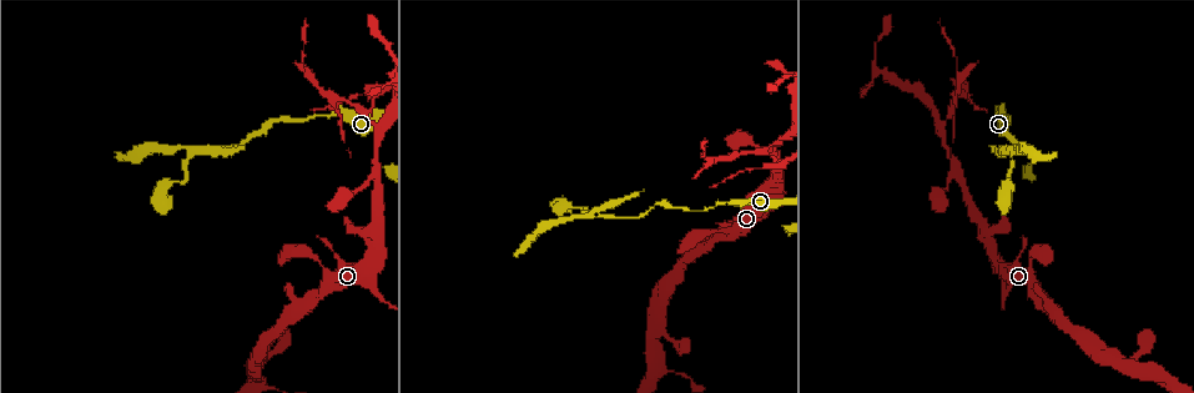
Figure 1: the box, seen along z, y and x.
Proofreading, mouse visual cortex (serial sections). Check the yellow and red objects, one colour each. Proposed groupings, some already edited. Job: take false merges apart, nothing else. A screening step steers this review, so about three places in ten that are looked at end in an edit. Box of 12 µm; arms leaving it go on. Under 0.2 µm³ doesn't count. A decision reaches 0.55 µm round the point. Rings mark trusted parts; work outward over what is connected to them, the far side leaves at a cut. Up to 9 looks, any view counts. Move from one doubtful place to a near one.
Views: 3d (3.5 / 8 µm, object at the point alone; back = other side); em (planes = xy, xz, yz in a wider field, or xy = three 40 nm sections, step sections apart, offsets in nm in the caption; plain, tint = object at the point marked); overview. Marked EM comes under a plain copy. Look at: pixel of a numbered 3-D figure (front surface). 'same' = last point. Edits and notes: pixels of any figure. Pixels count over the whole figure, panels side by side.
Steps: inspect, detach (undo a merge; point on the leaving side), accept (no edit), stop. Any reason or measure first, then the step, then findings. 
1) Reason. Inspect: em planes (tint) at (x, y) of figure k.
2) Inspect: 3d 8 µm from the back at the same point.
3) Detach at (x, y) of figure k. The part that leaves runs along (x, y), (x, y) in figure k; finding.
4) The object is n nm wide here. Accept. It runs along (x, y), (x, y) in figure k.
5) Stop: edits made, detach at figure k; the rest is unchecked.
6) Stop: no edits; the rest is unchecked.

Narrows sharply. Inspect: 3d 8 µm at (678, 208) of figure 1.

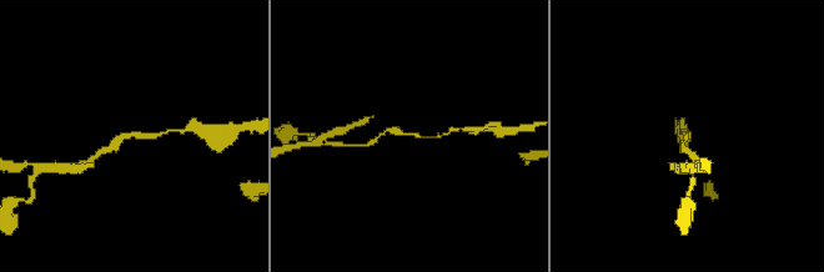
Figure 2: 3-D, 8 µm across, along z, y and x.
The arms are 150, 150 nm wide; now the EM. Inspect: em xy step 2 (tint) at (687, 135) of figure 2.

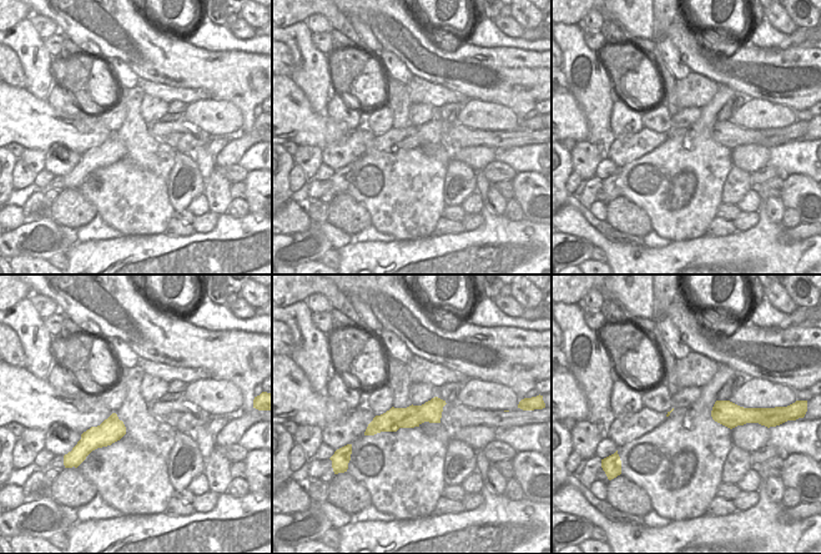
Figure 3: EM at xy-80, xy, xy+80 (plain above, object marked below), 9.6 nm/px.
Accept. It runs along (162, 132), (131, 134), (98, 155) in figure 2; one cell here.

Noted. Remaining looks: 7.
Abrupt turn. Inspect: 3d 3.5 µm from the back at (190, 157) of figure 1.

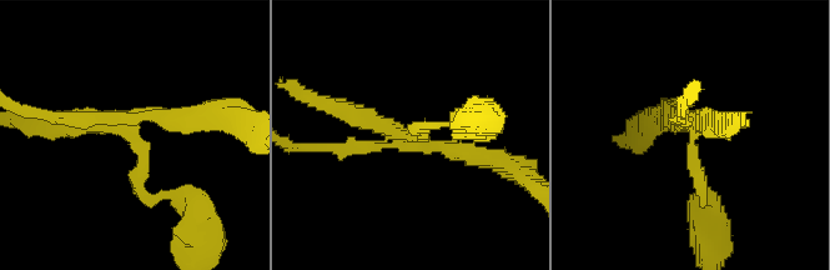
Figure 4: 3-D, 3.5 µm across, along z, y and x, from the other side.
Inspect: em planes (tint) at (414, 137) of figure 4.

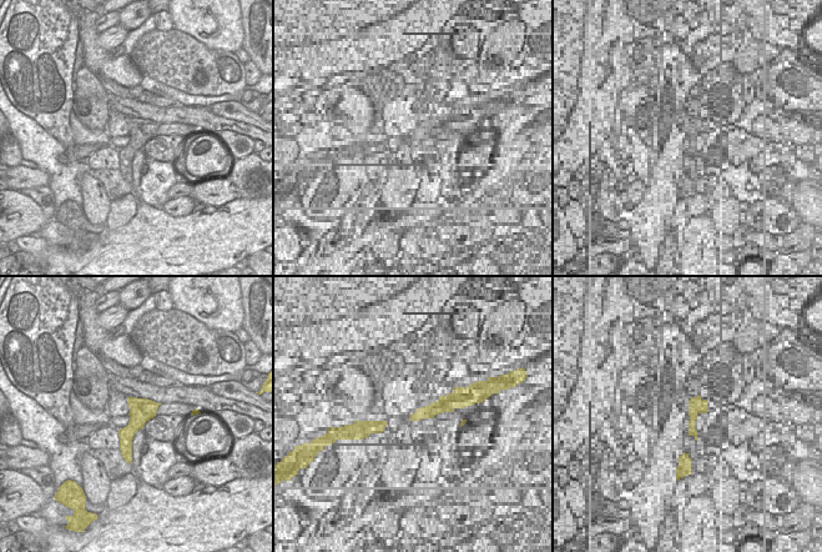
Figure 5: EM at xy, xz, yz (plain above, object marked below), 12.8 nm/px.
Inspect: em xy step 2 (tint) at the same point.

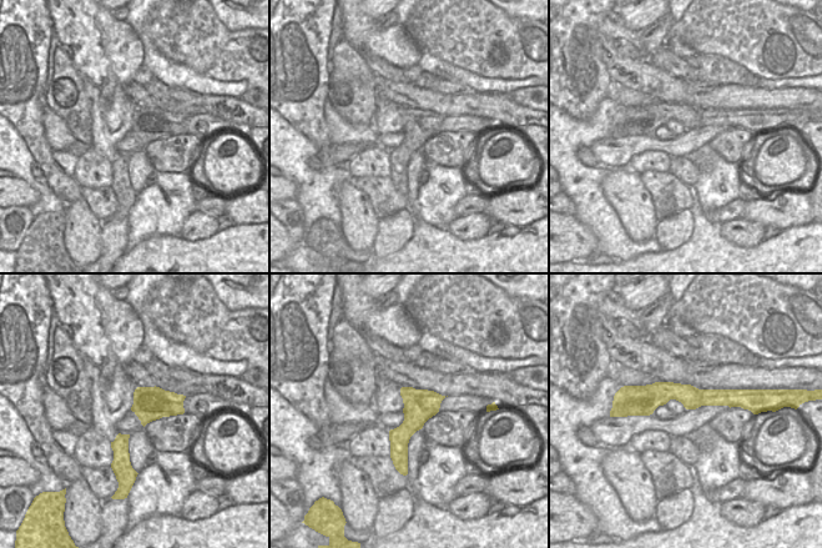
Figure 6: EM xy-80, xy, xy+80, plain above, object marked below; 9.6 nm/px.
Detach at (172, 126) of figure 4. Two cells meet here.

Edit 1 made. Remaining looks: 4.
See it whole again. Inspect: overview.

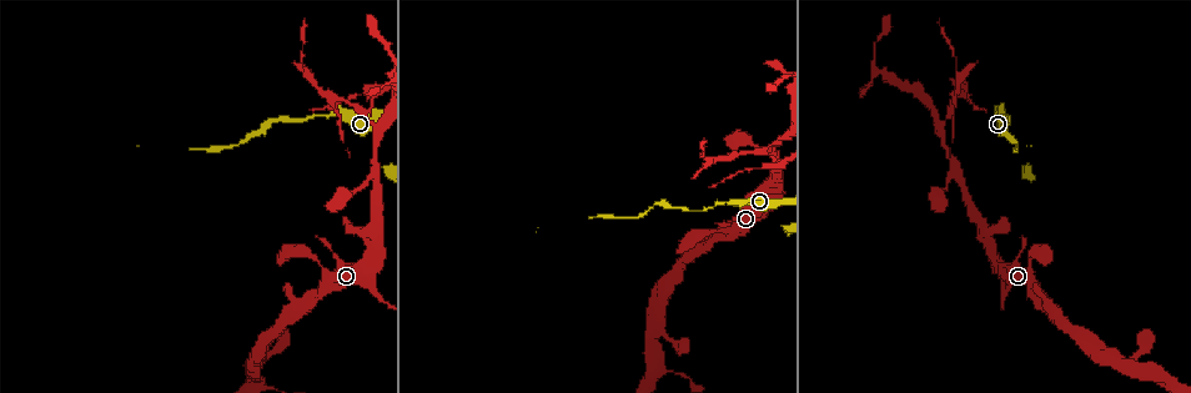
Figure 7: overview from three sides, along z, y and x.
Thin neck. Inspect: 3d 3.5 µm at (372, 107) of figure 7.

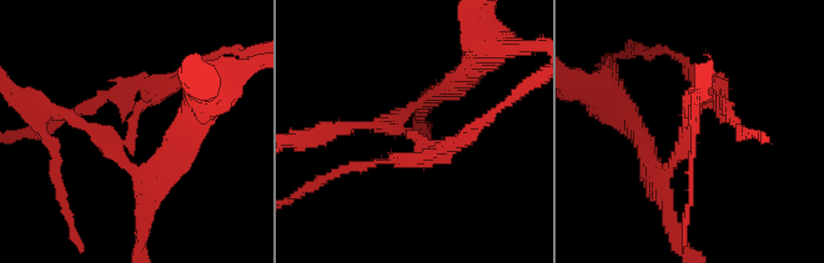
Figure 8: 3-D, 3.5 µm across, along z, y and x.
Inspect: em planes (tint) at (128, 131) of figure 8.

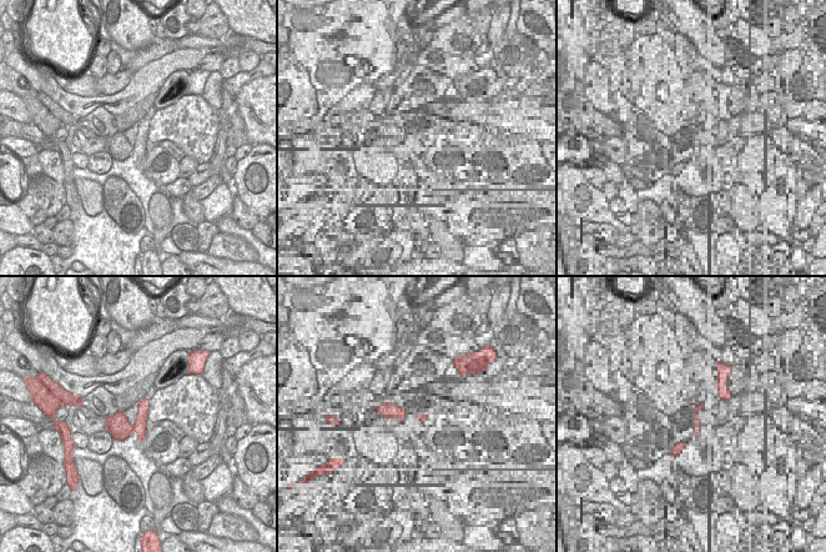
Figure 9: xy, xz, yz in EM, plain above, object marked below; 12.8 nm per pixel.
Detach at (376, 125) of figure 8. The part that leaves runs along (401, 119), (308, 137) in figure 8; a second cell is stuck on.

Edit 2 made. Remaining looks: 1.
Stop: edits made, detach at figure 4, detach at figure 8; the rest is unchecked.

